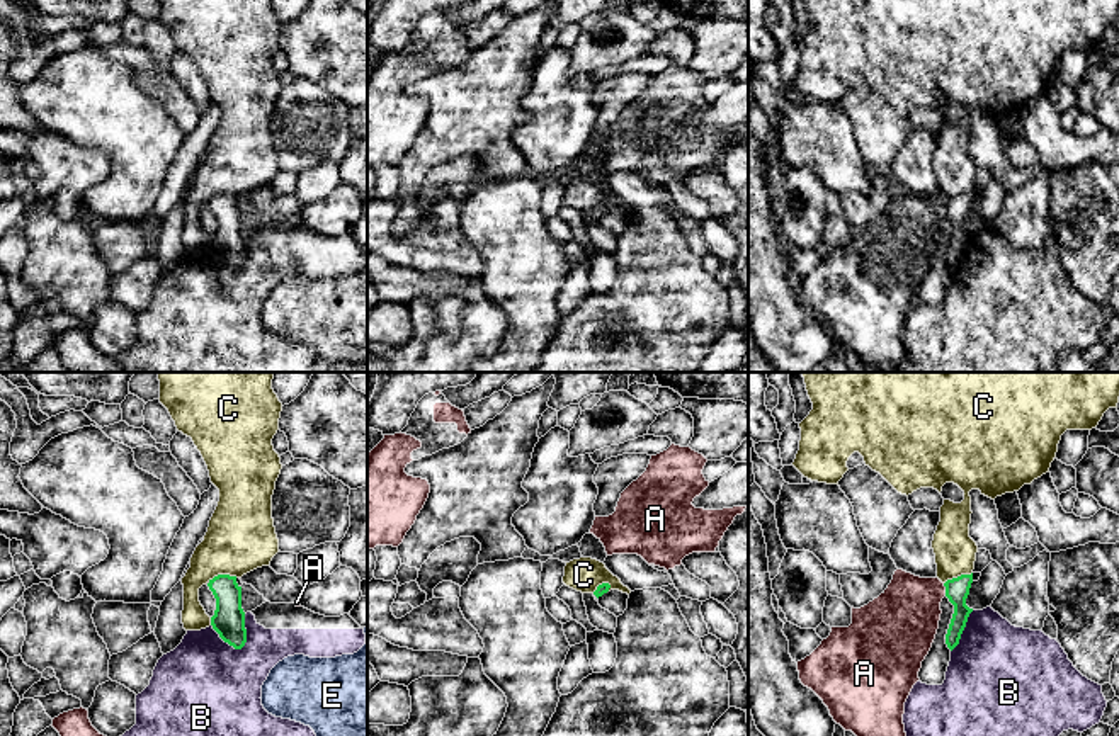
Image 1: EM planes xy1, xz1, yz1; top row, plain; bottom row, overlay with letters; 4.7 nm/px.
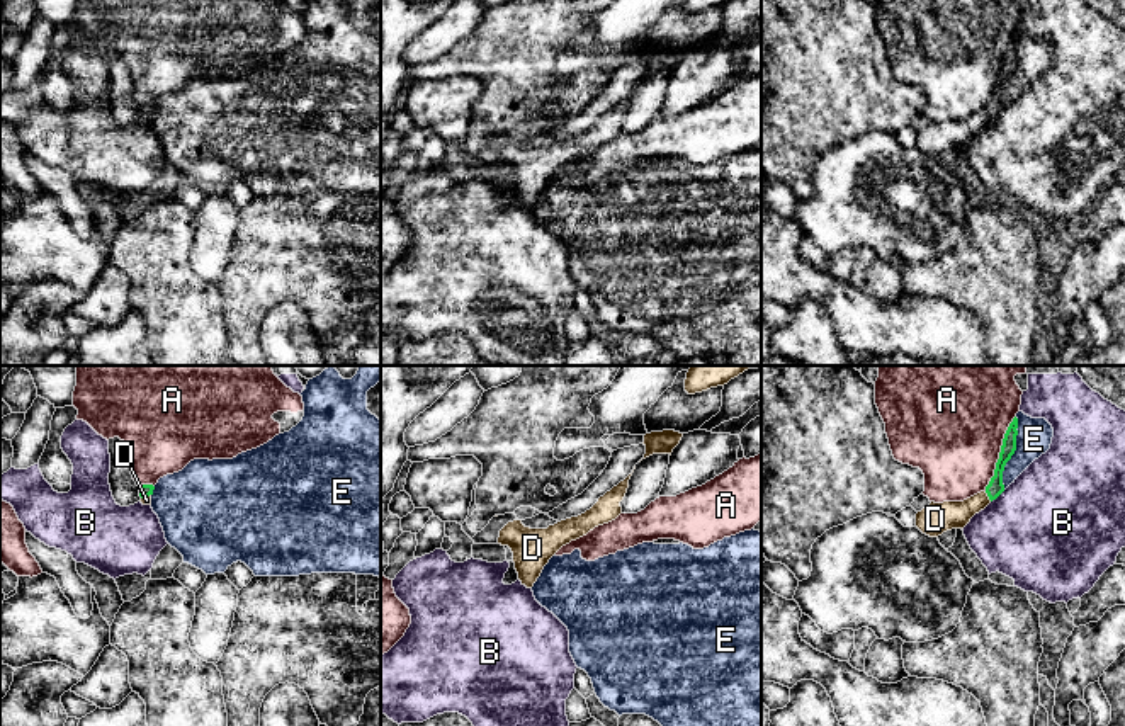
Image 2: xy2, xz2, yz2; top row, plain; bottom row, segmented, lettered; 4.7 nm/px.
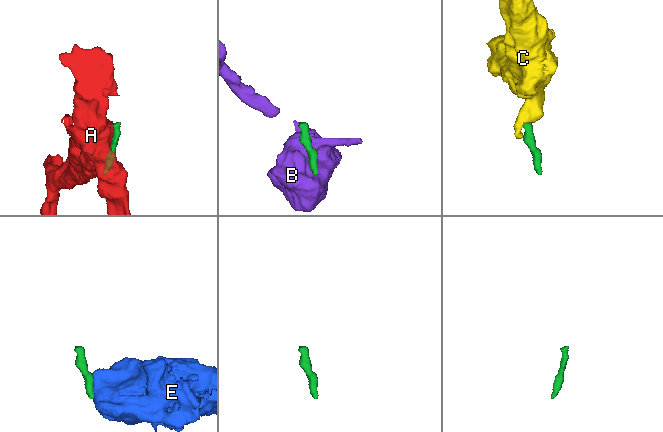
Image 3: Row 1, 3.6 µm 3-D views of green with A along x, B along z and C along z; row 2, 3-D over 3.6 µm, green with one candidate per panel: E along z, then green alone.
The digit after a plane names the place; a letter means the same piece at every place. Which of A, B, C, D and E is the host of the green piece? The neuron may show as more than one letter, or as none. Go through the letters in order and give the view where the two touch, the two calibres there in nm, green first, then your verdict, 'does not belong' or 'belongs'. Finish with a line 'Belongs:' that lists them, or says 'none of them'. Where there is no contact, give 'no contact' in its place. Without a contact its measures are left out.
A: yz2 | 80/480 nm | does not belong
B: xy1 | 160/480 nm | does not belong
C: xy1 | 160/320 nm | does not belong
D: yz2 | 80/140 nm | belongs
E: yz2 | 80/160 nm | does not belong
Belongs: D

